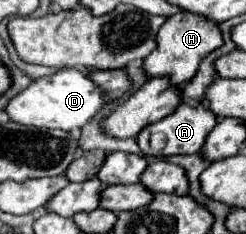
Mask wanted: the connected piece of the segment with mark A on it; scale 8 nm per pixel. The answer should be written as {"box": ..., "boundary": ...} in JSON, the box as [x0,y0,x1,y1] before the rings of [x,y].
{"box":[137,104,217,156],"boundary":[[[181,104],[171,116],[149,124],[137,134],[137,144],[147,156],[173,156],[173,154],[195,154],[201,152],[205,140],[213,126],[217,124],[217,116],[209,112],[203,104]]]}

